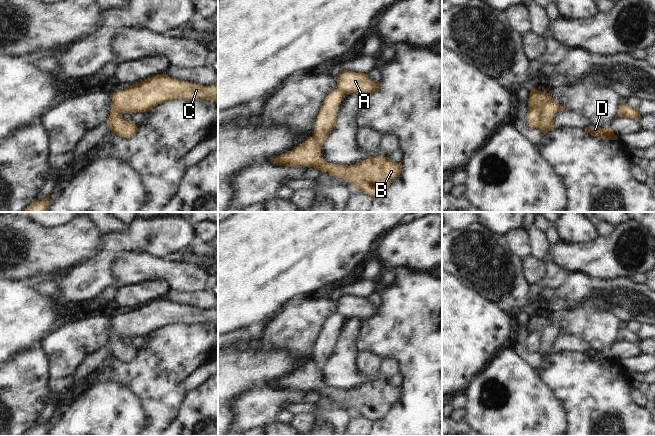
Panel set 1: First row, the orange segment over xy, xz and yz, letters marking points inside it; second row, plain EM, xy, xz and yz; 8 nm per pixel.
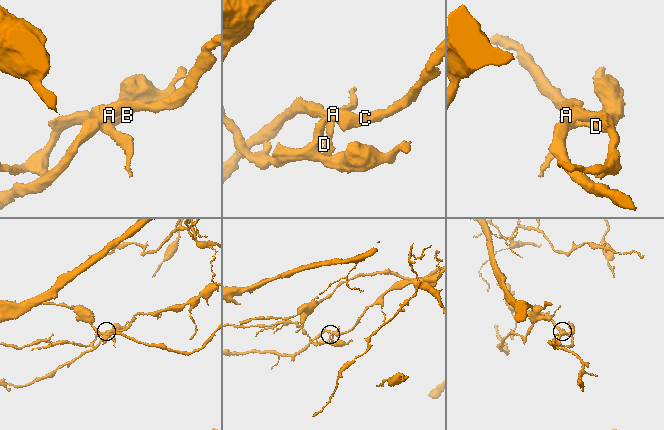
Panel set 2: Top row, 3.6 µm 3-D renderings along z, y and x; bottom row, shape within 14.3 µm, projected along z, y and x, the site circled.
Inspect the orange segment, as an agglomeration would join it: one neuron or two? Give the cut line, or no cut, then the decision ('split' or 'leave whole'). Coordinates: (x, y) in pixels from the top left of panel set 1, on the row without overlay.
cut yz (548, 317), (548, 323), (543, 331), (541, 344), (537, 351); split

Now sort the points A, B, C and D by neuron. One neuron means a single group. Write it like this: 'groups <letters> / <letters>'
groups A C / B D

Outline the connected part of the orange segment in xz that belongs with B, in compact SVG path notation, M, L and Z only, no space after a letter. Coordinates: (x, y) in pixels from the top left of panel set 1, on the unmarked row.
M339 313L331 315L317 340L313 360L296 373L276 381L273 387L284 390L314 391L322 397L328 396L332 401L344 402L352 406L353 414L375 422L387 414L400 399L401 386L393 387L388 381L378 379L347 390L328 387L321 378L321 370L335 350L337 335L345 320Z

